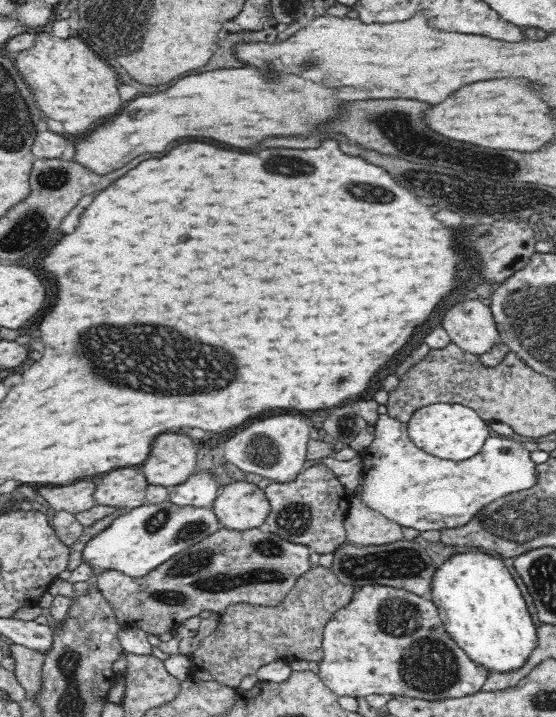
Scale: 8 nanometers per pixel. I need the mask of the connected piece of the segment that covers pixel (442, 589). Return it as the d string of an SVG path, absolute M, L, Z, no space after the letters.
M482 551L452 555L434 573L430 600L438 608L448 635L456 641L471 662L496 674L514 674L516 670L522 670L528 664L530 653L538 644L538 628L530 618L524 596L501 559Z

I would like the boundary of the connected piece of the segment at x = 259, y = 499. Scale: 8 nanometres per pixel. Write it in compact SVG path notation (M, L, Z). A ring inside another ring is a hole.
M236 481L220 487L210 508L218 517L220 527L235 531L264 527L264 520L270 514L270 503L264 491L257 484L248 481Z

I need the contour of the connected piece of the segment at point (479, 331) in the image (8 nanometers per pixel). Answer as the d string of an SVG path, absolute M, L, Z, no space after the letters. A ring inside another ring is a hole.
M466 300L452 306L444 314L442 326L452 343L478 356L503 343L490 305L479 300Z

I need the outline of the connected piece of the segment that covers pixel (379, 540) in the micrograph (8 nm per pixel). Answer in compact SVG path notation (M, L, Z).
M351 497L349 500L348 510L345 512L343 527L347 541L350 544L360 546L386 546L403 539L402 526L398 523L386 518L386 515L379 513L377 510L372 510L362 503L359 497Z

